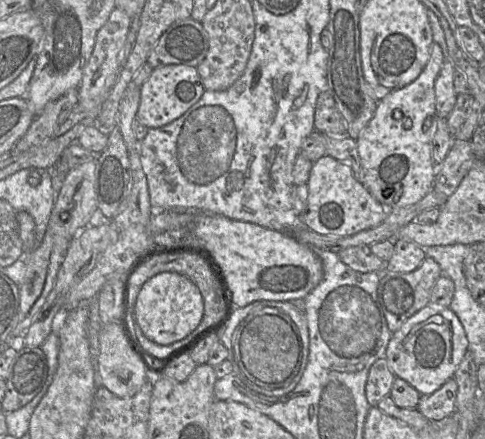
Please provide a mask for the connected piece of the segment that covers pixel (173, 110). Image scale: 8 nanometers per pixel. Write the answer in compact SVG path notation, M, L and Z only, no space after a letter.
M173 64L153 68L149 78L140 86L140 103L136 120L150 128L159 128L181 117L199 101L205 87L196 67Z

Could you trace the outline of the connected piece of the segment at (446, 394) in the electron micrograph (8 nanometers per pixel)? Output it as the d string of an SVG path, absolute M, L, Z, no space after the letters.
M454 379L446 381L437 391L430 395L420 395L417 410L430 421L440 421L455 411L457 384Z

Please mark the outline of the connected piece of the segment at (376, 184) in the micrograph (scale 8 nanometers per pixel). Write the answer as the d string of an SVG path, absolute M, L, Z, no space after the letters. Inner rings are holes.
M433 43L428 63L417 79L380 99L374 116L356 138L363 171L363 185L387 209L413 205L433 187L435 80L445 59L446 54L440 45Z

